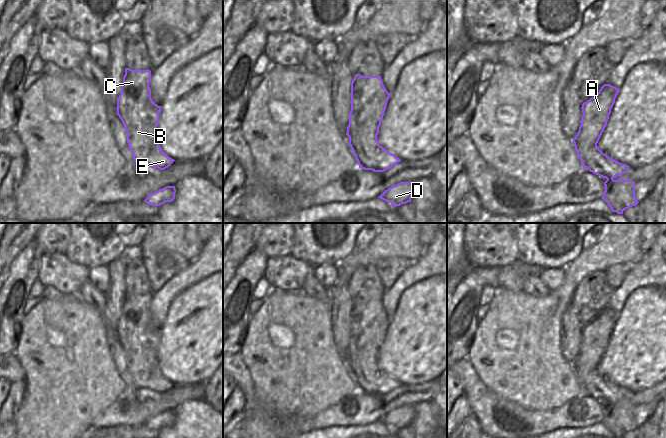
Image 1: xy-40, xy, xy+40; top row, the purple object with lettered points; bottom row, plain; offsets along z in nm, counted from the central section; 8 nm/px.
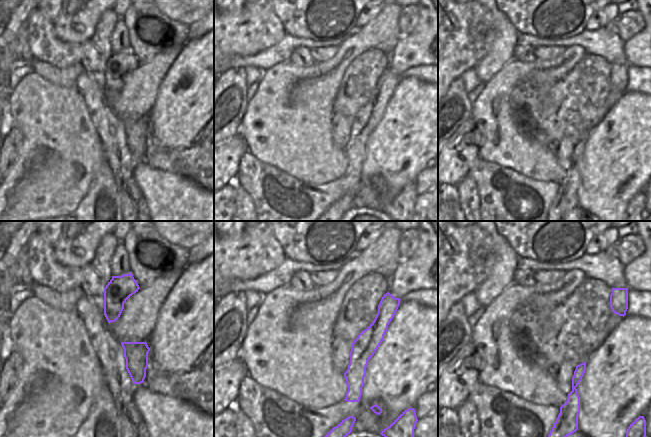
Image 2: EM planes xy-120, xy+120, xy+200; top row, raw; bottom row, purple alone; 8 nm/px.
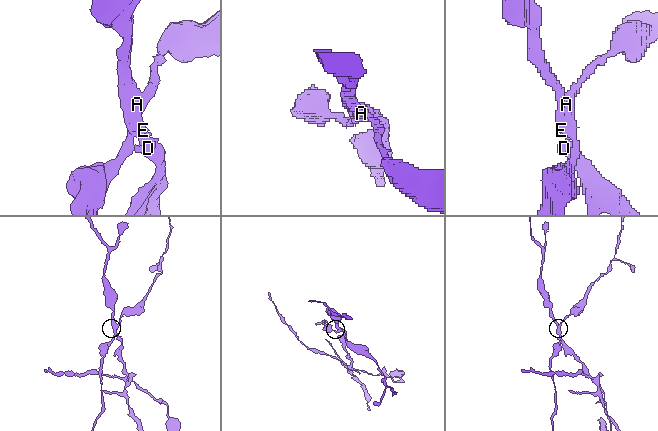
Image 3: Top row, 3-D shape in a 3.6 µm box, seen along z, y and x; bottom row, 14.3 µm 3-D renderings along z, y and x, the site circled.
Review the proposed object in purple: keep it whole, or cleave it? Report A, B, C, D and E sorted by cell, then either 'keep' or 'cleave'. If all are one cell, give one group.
groups A / B C D E; cleave

